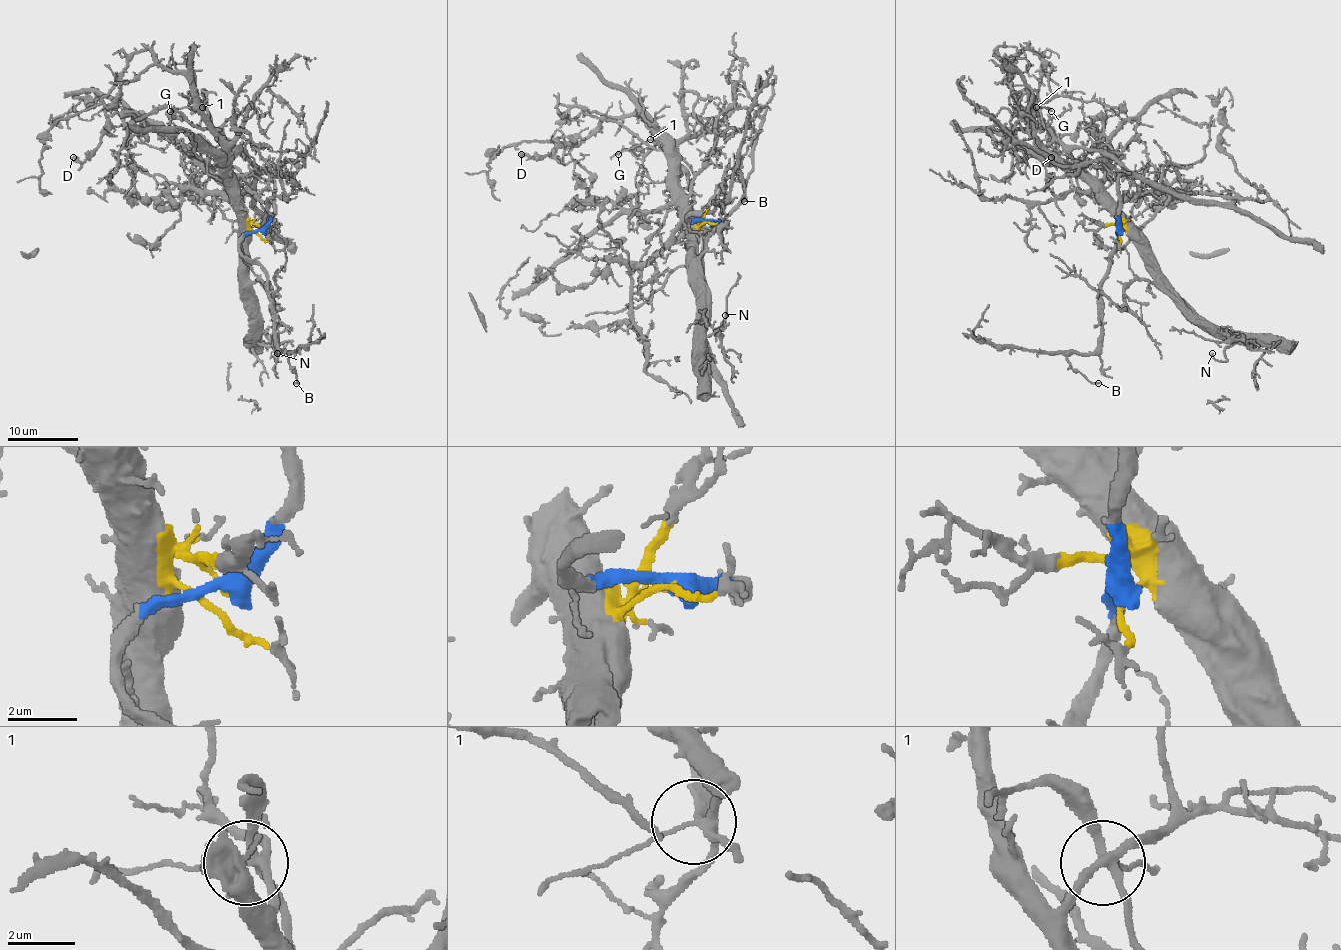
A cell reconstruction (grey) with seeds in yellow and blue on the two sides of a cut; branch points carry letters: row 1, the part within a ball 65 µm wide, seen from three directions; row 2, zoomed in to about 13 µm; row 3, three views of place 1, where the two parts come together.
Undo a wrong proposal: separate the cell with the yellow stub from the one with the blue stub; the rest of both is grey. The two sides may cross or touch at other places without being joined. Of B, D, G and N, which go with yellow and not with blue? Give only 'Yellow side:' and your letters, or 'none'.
Yellow side: D, G, N

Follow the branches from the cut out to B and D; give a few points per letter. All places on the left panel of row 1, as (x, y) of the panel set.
B: (260, 230), (247, 232), (238, 250), (258, 264), (267, 276), (274, 344), (288, 358), (295, 383)
D: (260, 230), (194, 85), (150, 50), (132, 55), (102, 100), (100, 144), (83, 161), (72, 156)

